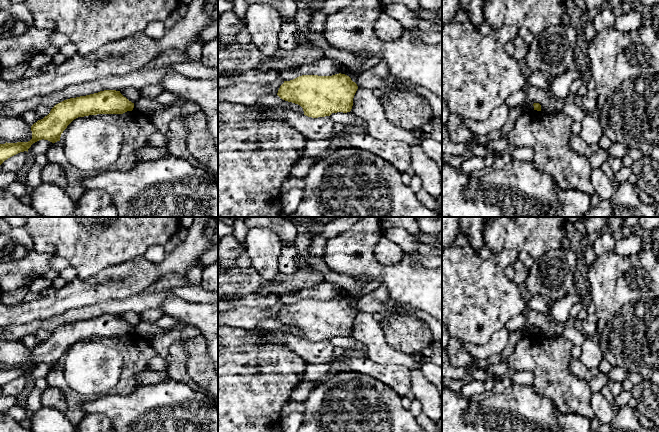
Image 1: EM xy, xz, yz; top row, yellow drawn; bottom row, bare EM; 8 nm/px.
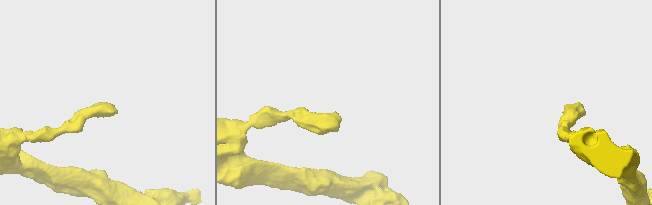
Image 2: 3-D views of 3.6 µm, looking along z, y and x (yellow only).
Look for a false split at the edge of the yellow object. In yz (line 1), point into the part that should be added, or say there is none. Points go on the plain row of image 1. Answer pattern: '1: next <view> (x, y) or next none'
1: next none

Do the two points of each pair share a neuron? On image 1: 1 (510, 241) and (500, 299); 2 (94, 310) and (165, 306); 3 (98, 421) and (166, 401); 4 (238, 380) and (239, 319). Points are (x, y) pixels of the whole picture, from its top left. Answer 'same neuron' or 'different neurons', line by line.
1: different neurons
2: different neurons
3: different neurons
4: different neurons

